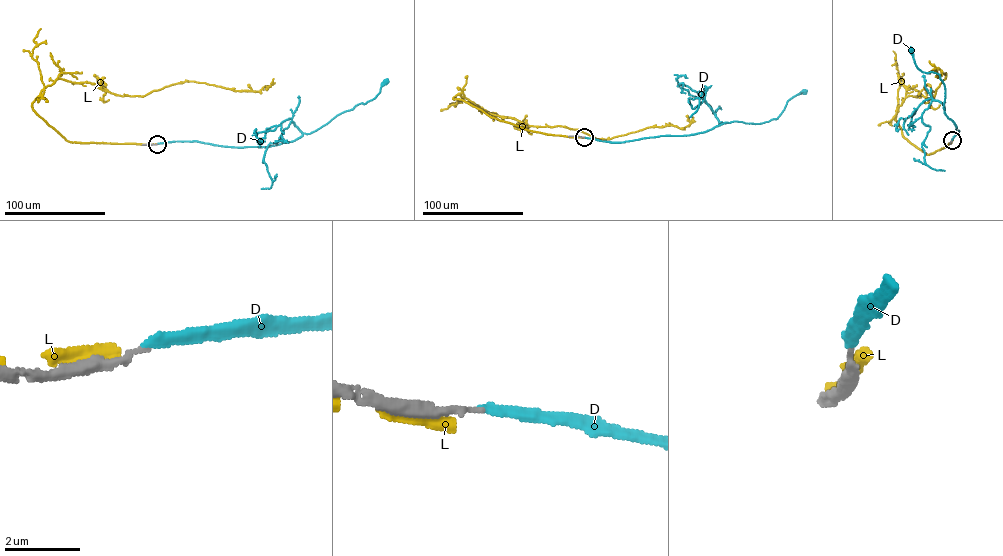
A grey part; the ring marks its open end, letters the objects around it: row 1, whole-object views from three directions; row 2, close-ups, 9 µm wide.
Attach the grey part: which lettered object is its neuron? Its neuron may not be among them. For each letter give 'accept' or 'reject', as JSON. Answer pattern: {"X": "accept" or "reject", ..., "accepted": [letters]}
{"D": "reject", "L": "reject", "accepted": []}

